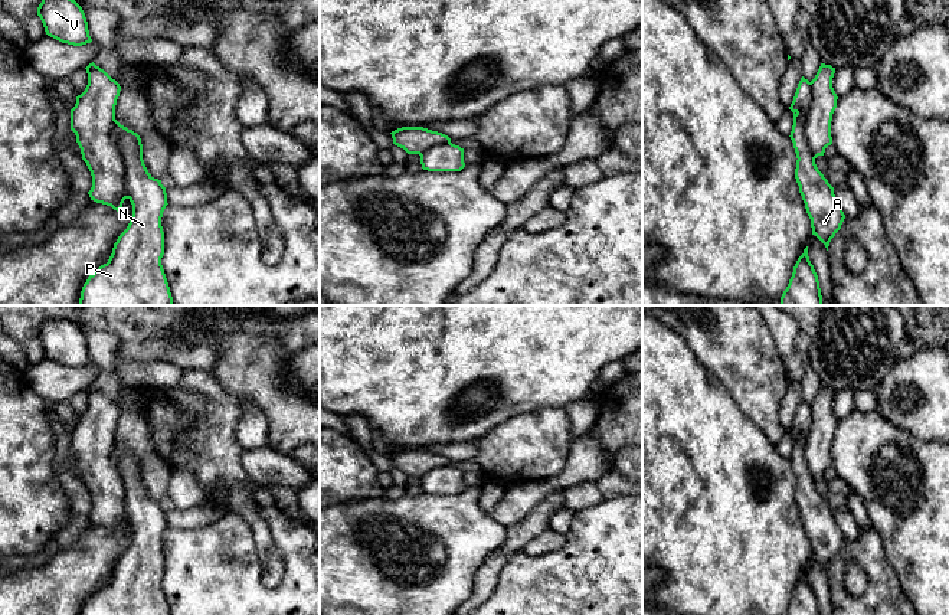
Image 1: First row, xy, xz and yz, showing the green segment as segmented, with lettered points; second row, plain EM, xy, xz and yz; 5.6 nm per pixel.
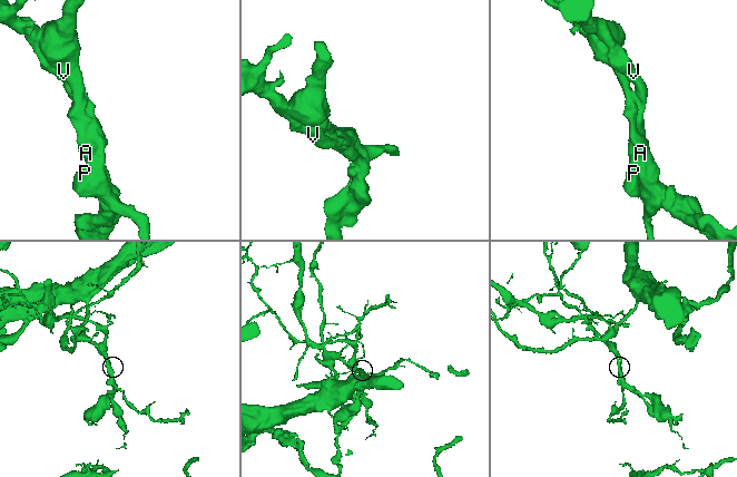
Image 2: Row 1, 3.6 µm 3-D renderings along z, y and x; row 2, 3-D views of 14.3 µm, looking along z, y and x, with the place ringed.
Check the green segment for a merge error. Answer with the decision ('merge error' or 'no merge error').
merge error

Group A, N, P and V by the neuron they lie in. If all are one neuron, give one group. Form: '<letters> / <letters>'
A / N P V

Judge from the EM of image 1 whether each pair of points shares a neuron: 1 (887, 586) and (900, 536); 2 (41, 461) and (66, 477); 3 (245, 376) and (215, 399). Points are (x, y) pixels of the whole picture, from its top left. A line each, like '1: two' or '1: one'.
1: two
2: two
3: two

